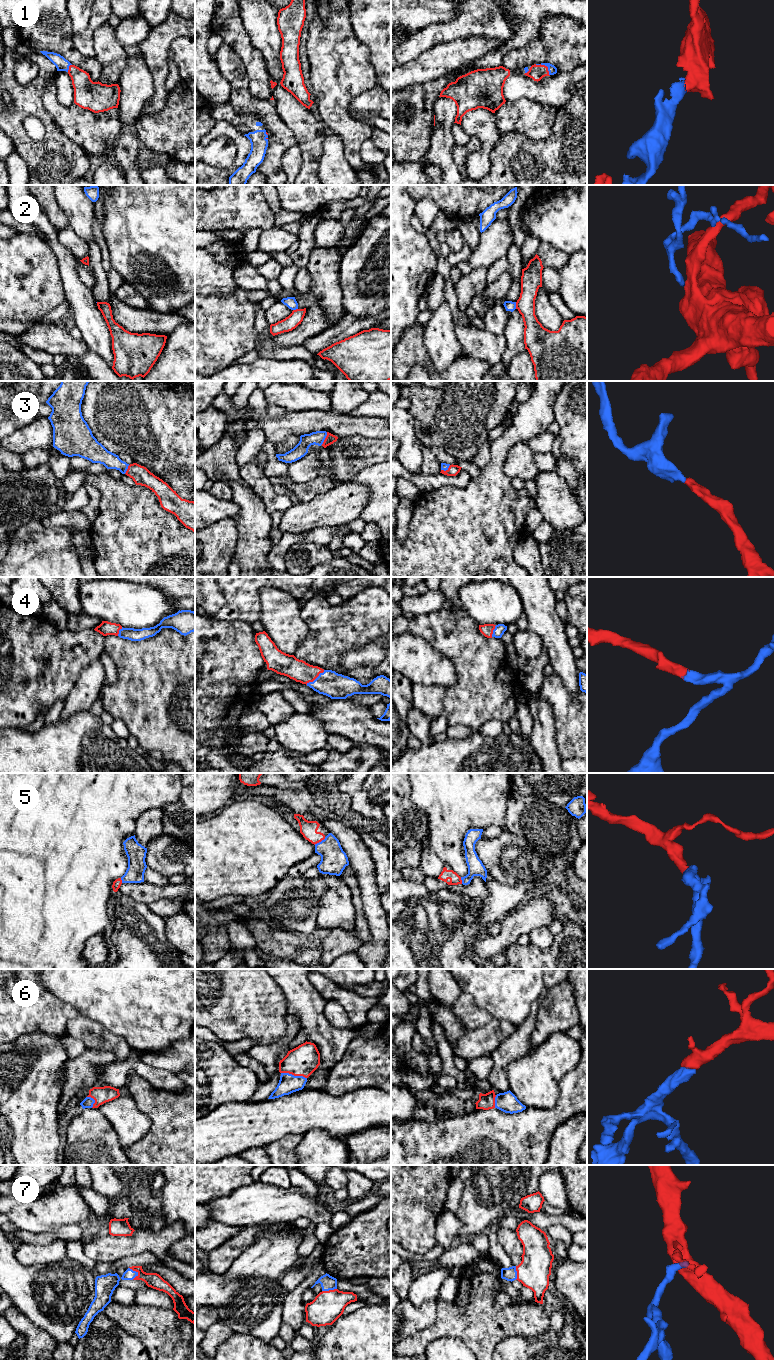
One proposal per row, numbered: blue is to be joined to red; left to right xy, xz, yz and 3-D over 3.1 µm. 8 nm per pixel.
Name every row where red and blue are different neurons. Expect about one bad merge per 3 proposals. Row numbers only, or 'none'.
2

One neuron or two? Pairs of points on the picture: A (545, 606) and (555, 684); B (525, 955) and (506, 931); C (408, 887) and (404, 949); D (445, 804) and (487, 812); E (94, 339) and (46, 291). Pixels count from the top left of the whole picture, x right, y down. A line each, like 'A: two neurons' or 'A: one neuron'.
A: two neurons
B: two neurons
C: two neurons
D: one neuron
E: two neurons

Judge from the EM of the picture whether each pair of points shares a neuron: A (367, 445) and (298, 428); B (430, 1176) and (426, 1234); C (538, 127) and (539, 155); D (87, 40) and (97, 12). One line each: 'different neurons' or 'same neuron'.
A: different neurons
B: same neuron
C: different neurons
D: same neuron

